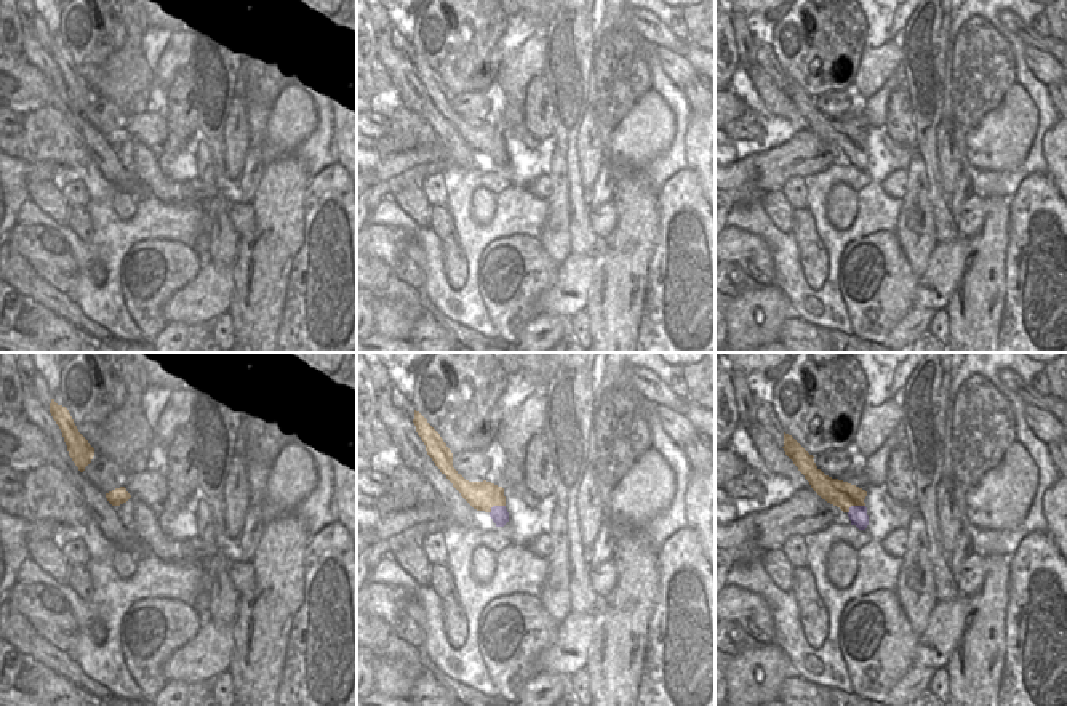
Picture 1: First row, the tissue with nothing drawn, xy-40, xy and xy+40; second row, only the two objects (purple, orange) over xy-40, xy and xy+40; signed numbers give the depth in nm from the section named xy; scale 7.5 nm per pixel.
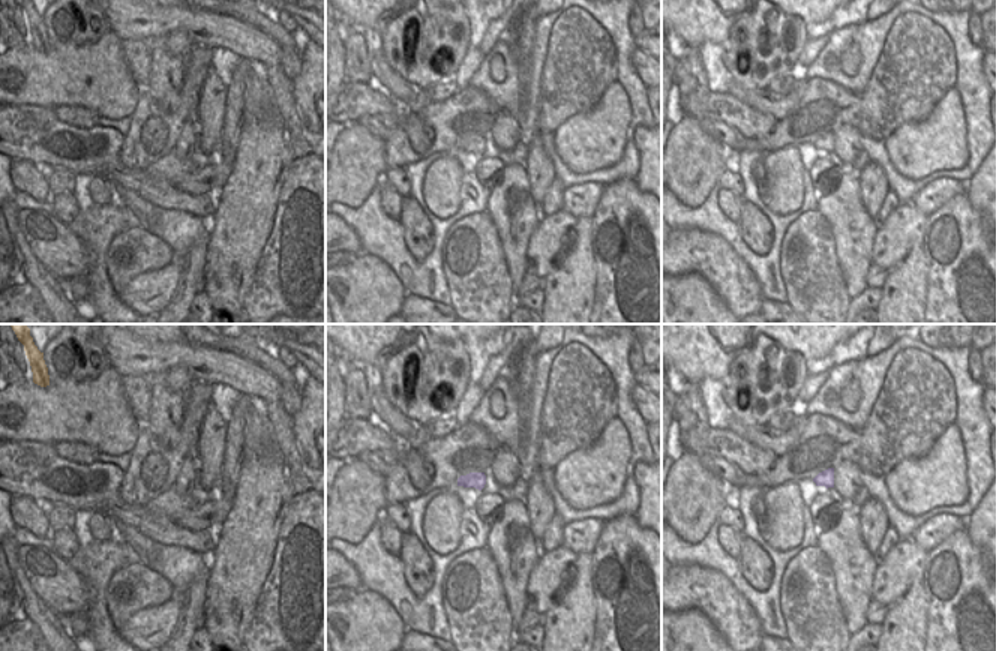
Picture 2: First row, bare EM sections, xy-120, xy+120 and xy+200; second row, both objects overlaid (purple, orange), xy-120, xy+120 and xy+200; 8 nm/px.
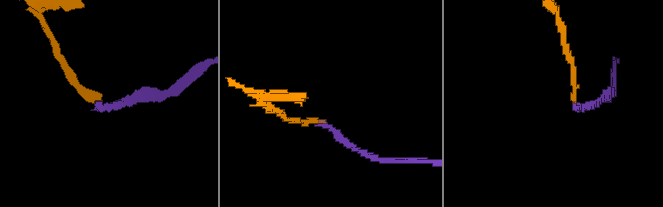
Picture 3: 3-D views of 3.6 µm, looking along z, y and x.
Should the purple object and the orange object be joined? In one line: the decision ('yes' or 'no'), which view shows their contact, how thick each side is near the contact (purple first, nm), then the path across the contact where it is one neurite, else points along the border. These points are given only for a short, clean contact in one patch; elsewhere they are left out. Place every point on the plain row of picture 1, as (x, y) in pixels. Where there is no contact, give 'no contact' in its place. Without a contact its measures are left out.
no | xy+40 | 140/200 nm

